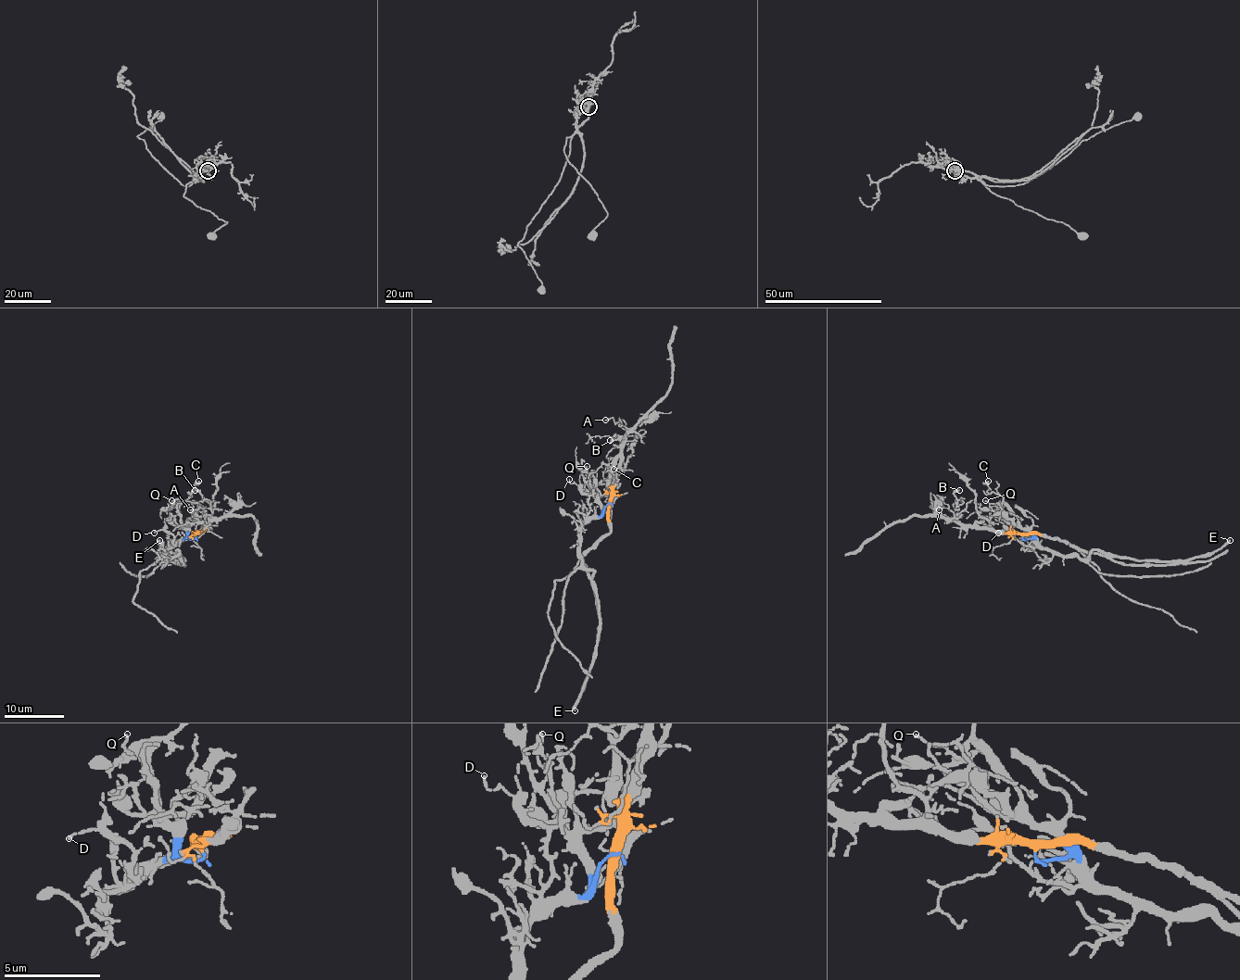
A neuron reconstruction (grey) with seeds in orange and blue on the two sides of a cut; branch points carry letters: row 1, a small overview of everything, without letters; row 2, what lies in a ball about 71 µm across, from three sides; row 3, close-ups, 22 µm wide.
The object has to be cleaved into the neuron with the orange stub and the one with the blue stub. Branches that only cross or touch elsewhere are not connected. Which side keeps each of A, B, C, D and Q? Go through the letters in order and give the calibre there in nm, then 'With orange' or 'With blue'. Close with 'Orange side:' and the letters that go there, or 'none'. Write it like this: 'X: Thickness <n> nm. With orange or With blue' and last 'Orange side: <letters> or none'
A: Thickness 110 nm. With orange
B: Thickness 280 nm. With orange
C: Thickness 190 nm. With blue
D: Thickness 80 nm. With blue
Q: Thickness 100 nm. With blue
Orange side: A, B

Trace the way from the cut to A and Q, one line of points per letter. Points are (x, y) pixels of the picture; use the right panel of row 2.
A: (1022, 537), (980, 527), (966, 527), (946, 508), (939, 508), (939, 510)
Q: (1022, 537), (1031, 537), (1017, 516), (1005, 506), (997, 508), (985, 500)

